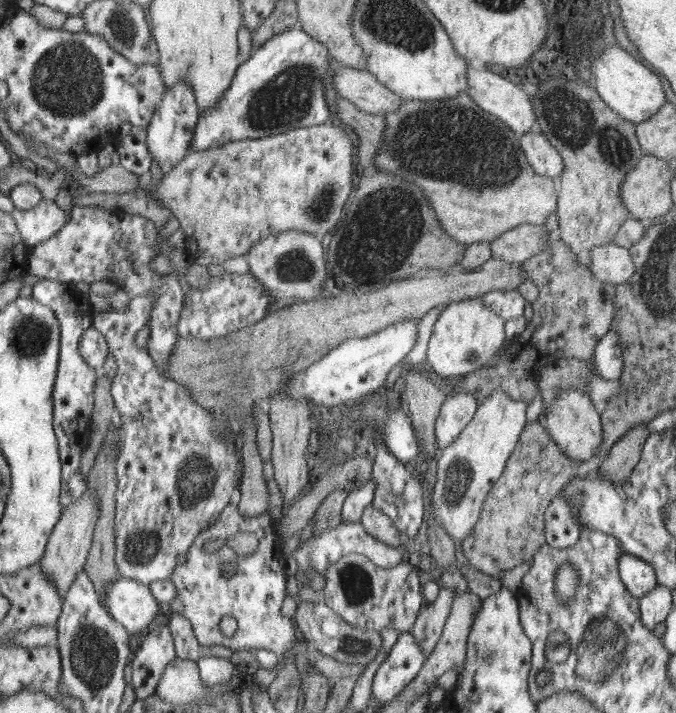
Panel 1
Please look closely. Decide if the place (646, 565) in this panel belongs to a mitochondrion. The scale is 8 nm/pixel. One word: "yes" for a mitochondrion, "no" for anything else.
no

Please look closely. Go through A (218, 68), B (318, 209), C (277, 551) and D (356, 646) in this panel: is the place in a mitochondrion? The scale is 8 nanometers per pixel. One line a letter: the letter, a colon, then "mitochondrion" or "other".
A: other
B: mitochondrion
C: other
D: mitochondrion

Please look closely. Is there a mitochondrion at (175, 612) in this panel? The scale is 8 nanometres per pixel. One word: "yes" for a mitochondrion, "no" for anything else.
no

